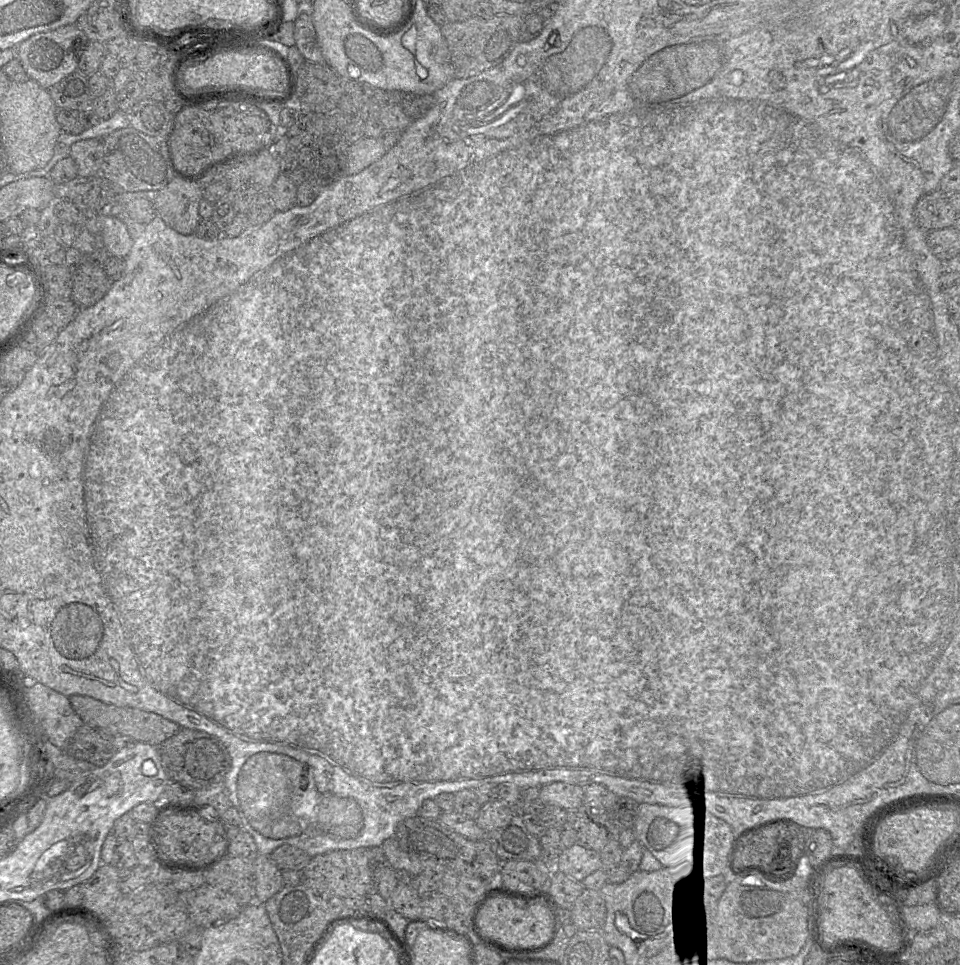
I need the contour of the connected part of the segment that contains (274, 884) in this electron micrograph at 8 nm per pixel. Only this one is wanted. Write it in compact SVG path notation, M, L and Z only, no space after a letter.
M258 855L252 864L256 879L256 901L265 903L284 886L282 870L270 856Z

